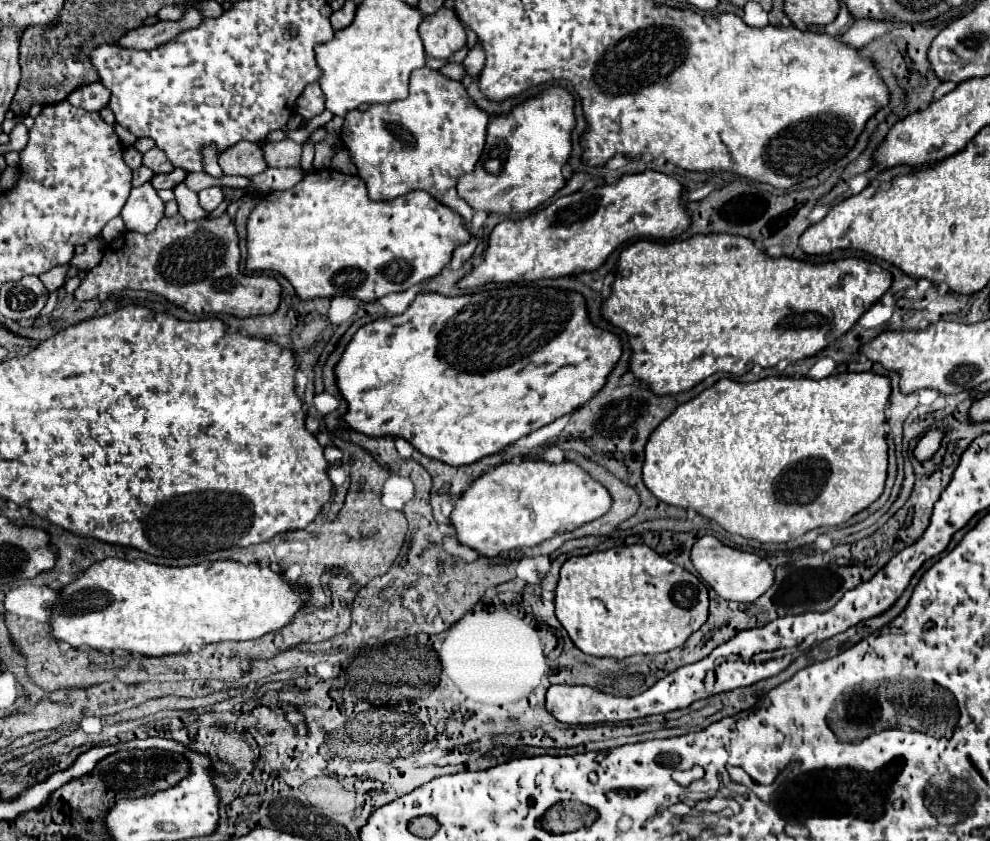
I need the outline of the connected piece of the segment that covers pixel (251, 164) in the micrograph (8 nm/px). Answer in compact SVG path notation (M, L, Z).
M239 142L221 154L221 168L225 174L255 176L267 170L267 162L263 160L259 144Z

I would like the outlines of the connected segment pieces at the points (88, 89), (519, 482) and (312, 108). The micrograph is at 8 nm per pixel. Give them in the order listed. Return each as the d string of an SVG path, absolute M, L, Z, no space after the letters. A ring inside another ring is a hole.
M95 82L95 84L87 84L79 90L75 90L67 100L77 108L85 108L89 112L99 112L101 108L105 108L109 104L111 92L107 92L107 88L101 82Z
M523 460L505 462L479 476L473 486L461 494L451 512L451 522L457 530L459 544L491 558L513 548L537 546L557 534L575 530L605 516L609 508L611 494L607 488L593 476L587 476L577 464L569 460L561 464Z
M309 84L303 94L297 98L297 112L305 118L305 120L311 120L315 116L319 116L325 108L325 100L323 100L323 92L319 88L319 84Z

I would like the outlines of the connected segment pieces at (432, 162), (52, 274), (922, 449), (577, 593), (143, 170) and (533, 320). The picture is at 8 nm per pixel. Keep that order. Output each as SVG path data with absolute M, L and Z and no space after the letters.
M419 68L411 74L409 96L405 100L395 100L395 104L375 104L369 110L347 112L345 124L341 130L341 140L345 148L351 152L353 162L359 168L359 176L367 184L367 192L371 200L393 200L411 192L413 188L427 190L441 204L459 212L471 230L473 208L457 194L457 180L465 172L471 172L483 152L485 146L485 130L489 116L481 110L473 98L467 94L467 88L459 80L445 78L439 70Z
M65 264L65 266L57 266L57 268L49 270L47 274L41 274L39 278L41 278L41 282L43 282L49 290L59 290L59 288L65 284L67 272L69 272L69 266Z
M929 430L927 434L923 434L923 436L919 438L919 444L917 444L915 452L913 452L915 458L919 458L919 460L931 458L931 456L935 454L935 450L939 448L941 438L943 438L943 432L939 432L939 430Z
M643 543L631 544L569 558L561 566L561 578L555 588L555 614L583 654L623 660L635 654L661 654L683 646L707 622L709 594L703 580L683 566L669 562Z
M142 165L139 168L139 171L134 171L132 174L132 186L137 187L144 184L145 182L149 181L153 177L153 175L154 173L149 168Z
M503 286L503 288L493 288L493 290L483 290L475 294L465 294L465 296L443 296L437 292L425 292L419 294L413 304L407 308L405 314L401 316L391 316L391 318L379 318L375 322L365 324L363 328L357 330L349 346L345 348L335 374L337 374L337 386L343 394L343 398L349 404L349 410L345 414L345 422L355 428L361 434L367 436L401 436L407 442L411 442L421 454L441 460L451 466L463 466L463 464L473 464L485 456L497 454L509 444L517 442L519 438L531 434L533 430L539 430L557 418L575 412L579 404L587 404L599 388L607 382L609 374L617 366L619 358L623 354L621 338L609 330L603 330L595 326L585 310L585 296L575 290L557 290L557 288L541 288L541 286Z

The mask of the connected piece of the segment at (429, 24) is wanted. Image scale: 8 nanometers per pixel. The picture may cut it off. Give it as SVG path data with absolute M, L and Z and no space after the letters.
M441 8L433 16L425 16L419 26L419 34L423 38L427 56L439 60L449 60L467 44L463 26L459 24L455 12L447 8Z

